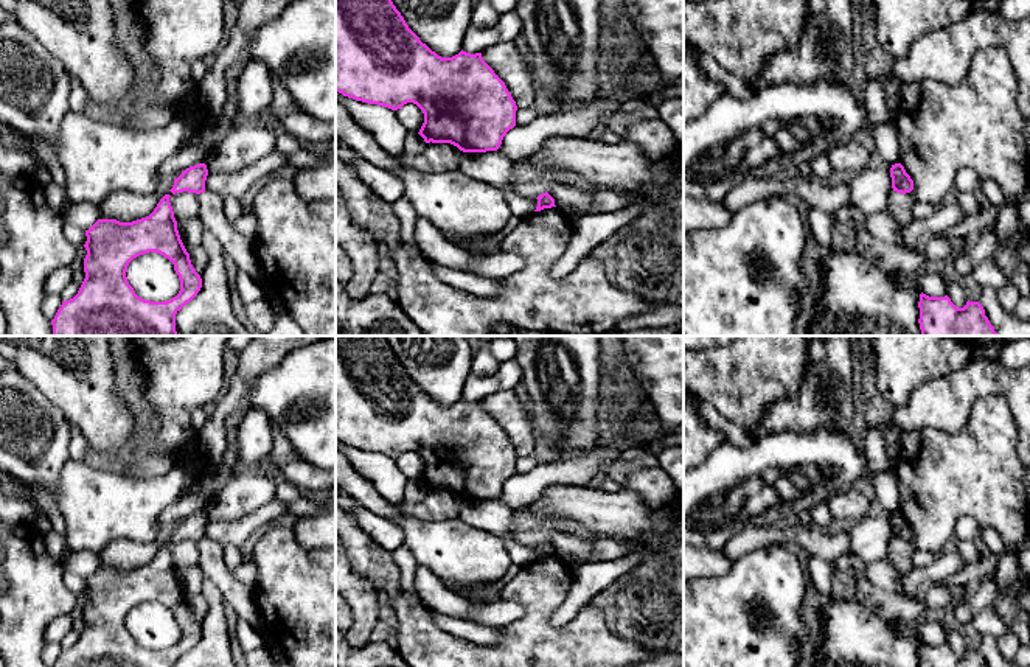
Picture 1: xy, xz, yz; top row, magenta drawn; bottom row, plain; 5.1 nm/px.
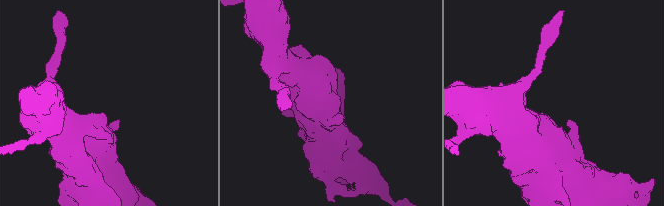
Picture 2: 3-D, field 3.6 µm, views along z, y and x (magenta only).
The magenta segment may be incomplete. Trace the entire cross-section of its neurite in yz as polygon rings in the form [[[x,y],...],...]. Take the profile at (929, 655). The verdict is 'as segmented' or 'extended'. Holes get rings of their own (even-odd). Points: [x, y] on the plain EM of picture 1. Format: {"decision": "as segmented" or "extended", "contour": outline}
{"decision": "as segmented", "contour": [[[920,642],[920,667],[988,667],[979,650],[966,650],[963,656],[957,656],[948,644],[929,645]]]}

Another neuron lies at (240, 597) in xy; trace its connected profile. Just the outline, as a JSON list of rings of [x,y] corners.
[[[210,540],[199,543],[199,566],[202,574],[219,589],[222,600],[253,628],[263,630],[263,619],[255,602],[253,588],[238,581],[225,566],[227,549]]]

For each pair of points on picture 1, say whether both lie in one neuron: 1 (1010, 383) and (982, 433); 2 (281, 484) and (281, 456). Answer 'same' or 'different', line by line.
1: different
2: different

